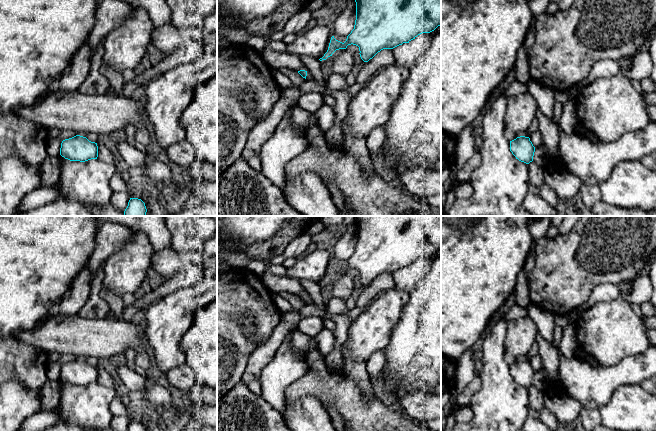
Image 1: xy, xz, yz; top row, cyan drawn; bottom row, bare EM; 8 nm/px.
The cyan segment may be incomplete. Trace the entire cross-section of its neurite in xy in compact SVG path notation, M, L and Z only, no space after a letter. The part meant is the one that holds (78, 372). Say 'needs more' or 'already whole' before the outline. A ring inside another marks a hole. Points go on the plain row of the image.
already whole; M76 359L65 363L61 367L60 379L70 385L85 386L97 383L97 367L89 365L86 361Z

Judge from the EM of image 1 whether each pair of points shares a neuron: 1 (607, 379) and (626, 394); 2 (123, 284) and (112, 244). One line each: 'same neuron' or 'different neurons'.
1: different neurons
2: different neurons

